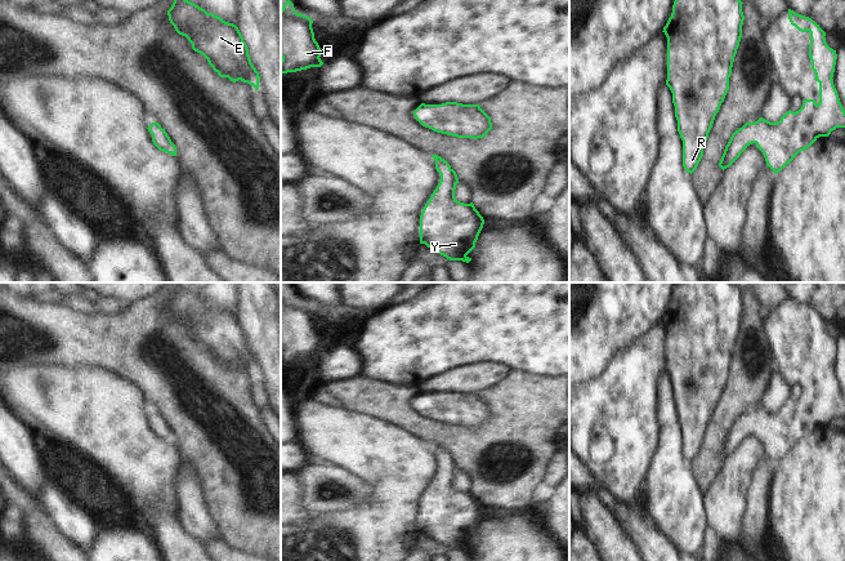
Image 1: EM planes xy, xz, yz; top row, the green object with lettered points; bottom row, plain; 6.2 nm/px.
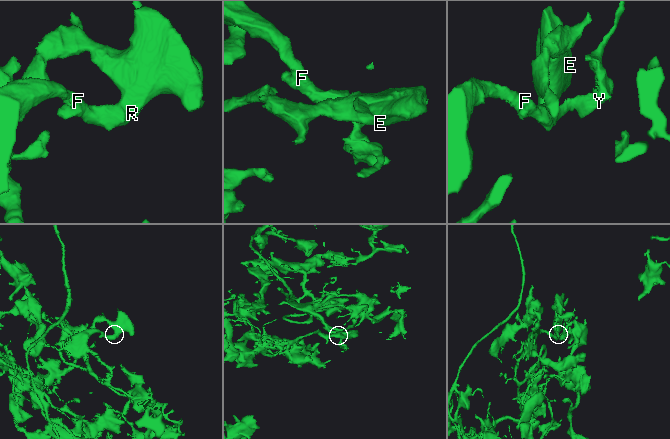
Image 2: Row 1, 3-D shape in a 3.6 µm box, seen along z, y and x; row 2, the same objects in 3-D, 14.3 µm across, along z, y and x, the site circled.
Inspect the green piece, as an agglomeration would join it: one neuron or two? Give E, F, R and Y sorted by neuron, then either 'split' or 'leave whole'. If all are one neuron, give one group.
groups E F R Y; leave whole

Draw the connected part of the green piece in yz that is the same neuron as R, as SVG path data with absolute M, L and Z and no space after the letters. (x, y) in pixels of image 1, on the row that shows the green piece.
M675 0L663 34L667 37L667 80L672 93L678 132L683 141L683 166L693 173L702 156L716 113L729 90L729 77L745 15L741 0Z

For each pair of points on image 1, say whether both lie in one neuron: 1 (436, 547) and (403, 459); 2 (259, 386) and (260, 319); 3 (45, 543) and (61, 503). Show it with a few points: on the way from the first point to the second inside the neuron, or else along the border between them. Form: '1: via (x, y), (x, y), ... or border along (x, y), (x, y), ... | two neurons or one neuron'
1: border along (420, 533), (415, 546) | two neurons
2: border along (258, 378), (263, 382), (267, 393) | two neurons
3: border along (43, 507), (52, 521), (75, 543) | two neurons

